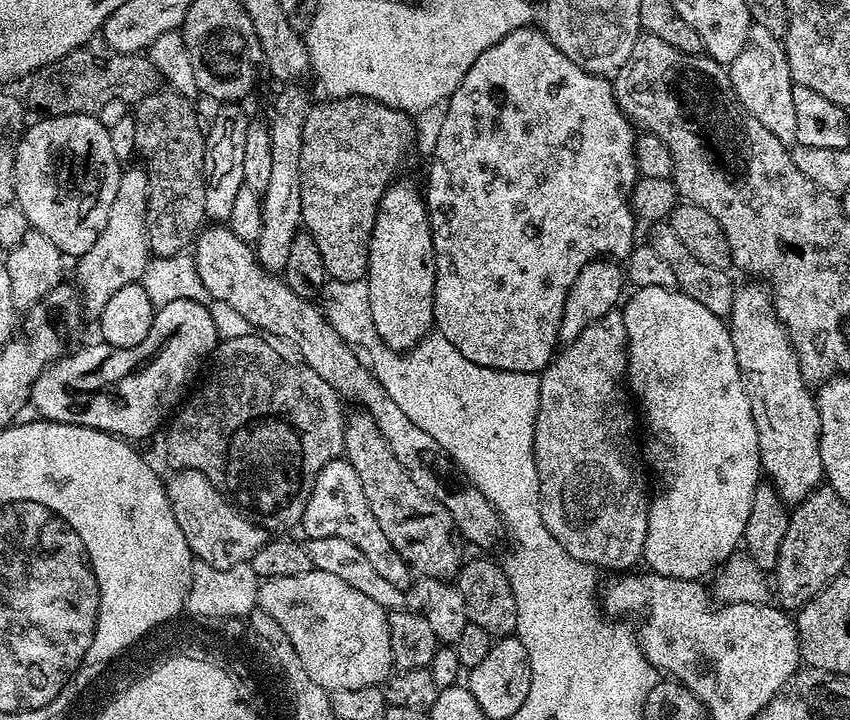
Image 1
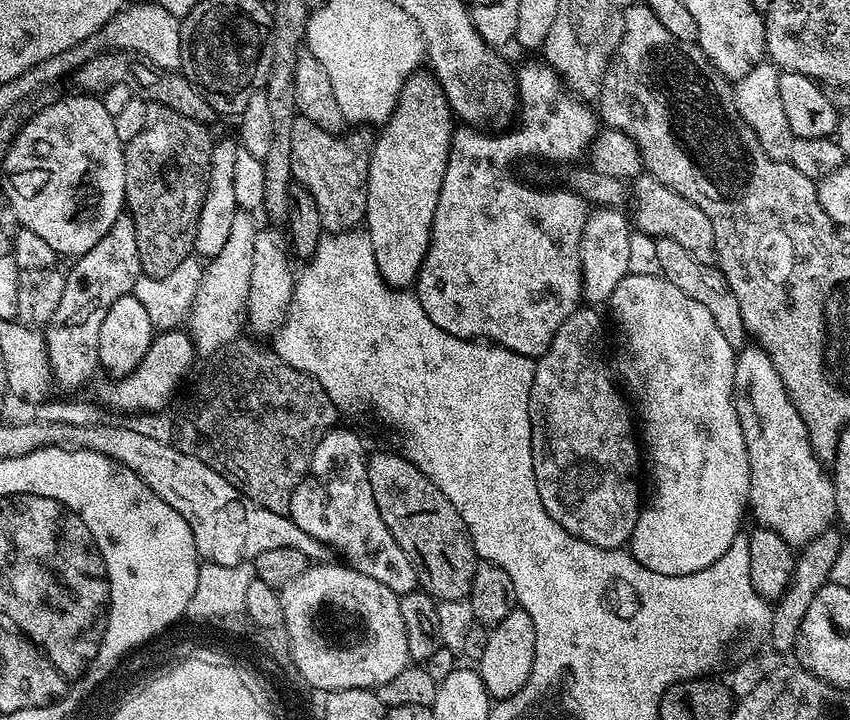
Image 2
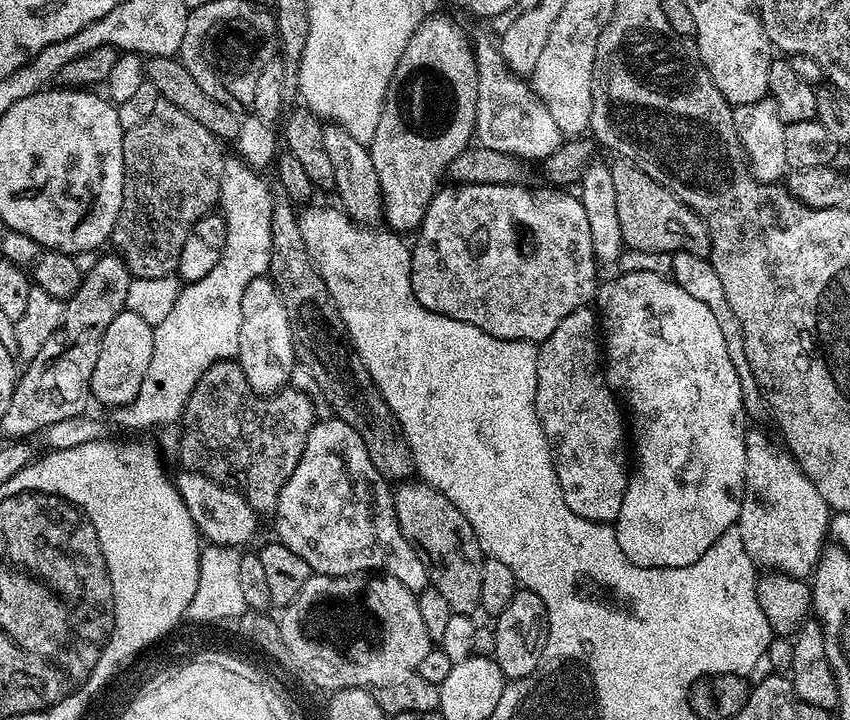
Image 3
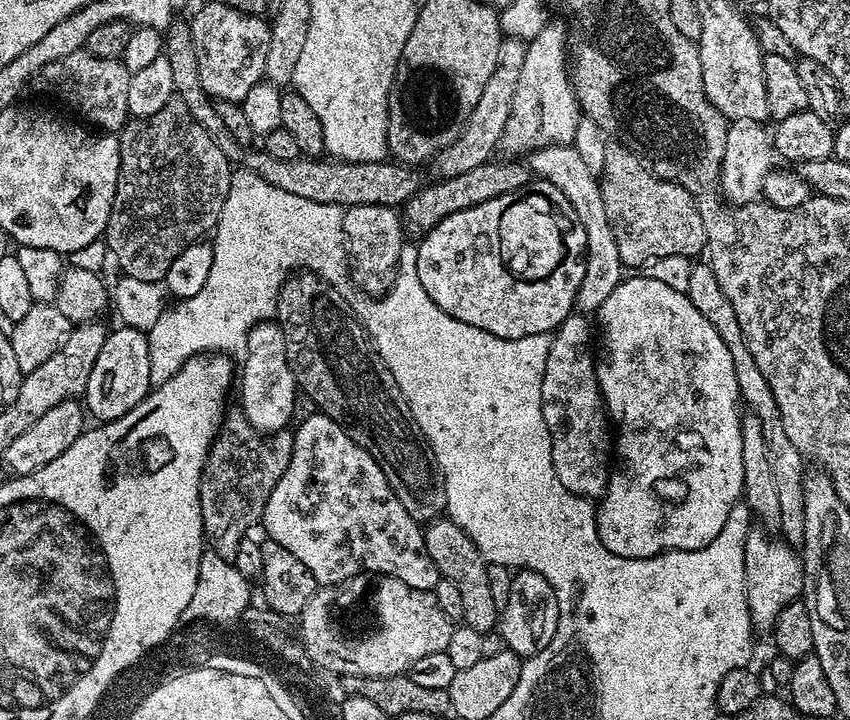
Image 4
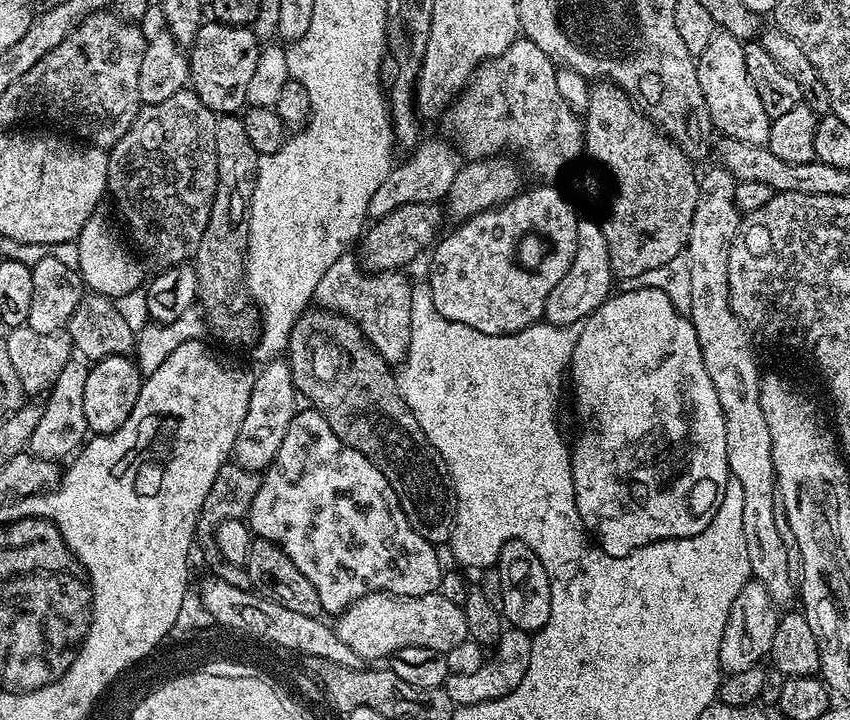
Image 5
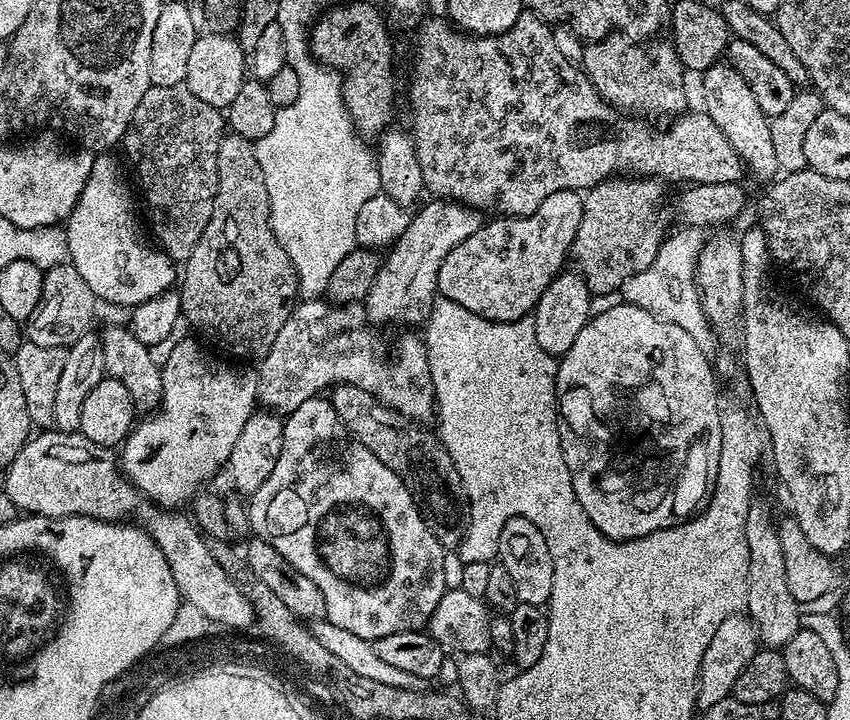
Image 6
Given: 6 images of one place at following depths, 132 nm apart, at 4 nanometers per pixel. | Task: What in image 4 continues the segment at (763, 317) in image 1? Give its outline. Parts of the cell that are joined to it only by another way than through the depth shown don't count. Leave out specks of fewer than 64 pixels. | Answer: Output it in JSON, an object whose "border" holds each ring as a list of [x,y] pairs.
{"border":[[[759,530],[749,532],[744,559],[744,589],[753,629],[757,633],[771,633],[784,607],[801,599],[804,590],[804,561],[801,553],[783,539],[763,536]]]}

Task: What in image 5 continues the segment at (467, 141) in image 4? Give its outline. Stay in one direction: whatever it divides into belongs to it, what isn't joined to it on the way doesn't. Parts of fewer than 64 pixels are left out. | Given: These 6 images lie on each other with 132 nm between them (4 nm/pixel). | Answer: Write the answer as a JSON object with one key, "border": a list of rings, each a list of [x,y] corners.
{"border":[[[425,139],[409,155],[413,155],[409,160],[404,160],[401,164],[399,161],[386,178],[386,182],[382,182],[378,190],[374,190],[374,198],[370,198],[368,207],[369,217],[379,218],[390,214],[390,210],[398,210],[398,206],[406,206],[414,202],[435,204],[447,197],[450,186],[454,186],[454,178],[460,173],[462,167],[461,153],[447,139],[446,141],[427,140]]]}

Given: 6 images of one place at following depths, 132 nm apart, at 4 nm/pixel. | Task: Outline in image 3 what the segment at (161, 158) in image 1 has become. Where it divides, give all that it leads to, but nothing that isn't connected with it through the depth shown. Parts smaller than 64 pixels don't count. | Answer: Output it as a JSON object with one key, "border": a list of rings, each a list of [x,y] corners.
{"border":[[[161,102],[154,106],[154,114],[150,114],[150,118],[146,118],[146,122],[142,122],[142,126],[134,126],[127,129],[122,142],[122,158],[124,159],[124,189],[122,190],[122,206],[118,210],[118,218],[112,227],[112,235],[110,244],[115,255],[123,258],[124,265],[128,267],[128,271],[135,278],[162,278],[170,276],[176,272],[178,266],[178,258],[182,254],[182,242],[186,242],[186,234],[190,234],[190,230],[194,226],[194,222],[198,222],[207,216],[209,212],[217,207],[220,199],[220,183],[222,182],[222,166],[226,159],[226,152],[220,149],[220,144],[216,141],[216,136],[211,127],[202,122],[194,122],[194,118],[190,118],[190,114],[186,114],[186,110],[179,108],[175,102]]]}

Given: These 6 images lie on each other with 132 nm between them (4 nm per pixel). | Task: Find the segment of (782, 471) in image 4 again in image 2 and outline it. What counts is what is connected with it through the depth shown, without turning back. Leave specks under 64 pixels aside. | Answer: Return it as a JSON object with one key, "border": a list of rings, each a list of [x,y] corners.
{"border":[[[659,238],[653,244],[656,244],[652,252],[656,255],[657,266],[660,267],[657,268],[659,275],[678,286],[678,290],[682,290],[686,298],[694,298],[694,302],[706,306],[706,310],[710,310],[714,318],[714,326],[718,326],[722,333],[722,338],[730,342],[732,349],[739,349],[749,339],[749,335],[742,322],[742,310],[738,310],[738,298],[734,298],[734,290],[730,290],[720,269],[712,264],[698,262],[698,258],[694,258],[694,254],[690,254],[690,250],[685,250],[679,242],[674,242],[674,238]]]}

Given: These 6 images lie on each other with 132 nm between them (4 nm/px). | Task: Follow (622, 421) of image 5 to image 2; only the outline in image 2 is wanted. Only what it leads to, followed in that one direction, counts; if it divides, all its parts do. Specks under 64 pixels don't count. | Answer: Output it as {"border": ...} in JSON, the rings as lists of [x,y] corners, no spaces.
{"border":[[[635,272],[624,276],[622,282],[618,282],[610,301],[612,316],[616,319],[617,330],[620,331],[620,353],[616,356],[614,372],[626,392],[626,387],[628,387],[627,395],[630,397],[631,407],[634,409],[639,423],[640,420],[644,423],[642,448],[646,453],[647,471],[648,468],[652,471],[652,497],[649,500],[647,497],[646,503],[641,507],[640,517],[634,526],[634,534],[630,541],[630,551],[633,558],[643,568],[654,570],[654,574],[666,574],[667,576],[694,574],[698,570],[706,570],[706,566],[718,562],[718,558],[722,558],[722,554],[726,554],[726,550],[730,550],[730,542],[734,542],[734,538],[741,535],[740,523],[743,522],[744,516],[746,520],[746,513],[749,511],[750,462],[746,454],[746,438],[742,438],[742,426],[736,413],[736,402],[732,394],[736,352],[730,346],[730,342],[726,342],[726,338],[722,338],[718,326],[714,326],[714,318],[710,314],[710,310],[706,310],[706,306],[694,302],[694,298],[686,298],[686,294],[682,294],[682,290],[678,290],[678,286],[674,286],[659,274],[647,276],[644,272]]]}

